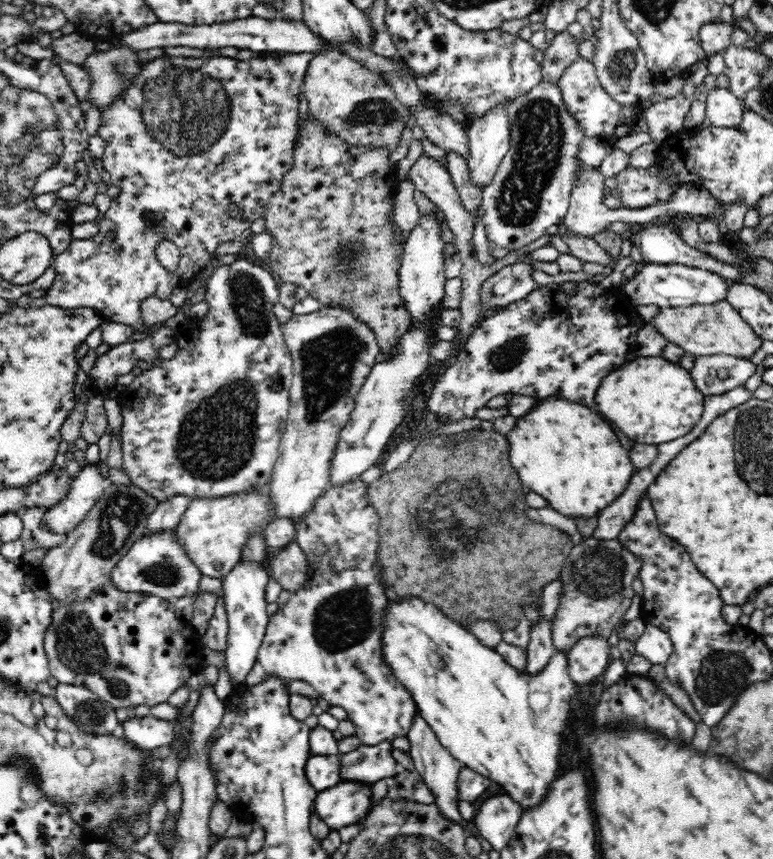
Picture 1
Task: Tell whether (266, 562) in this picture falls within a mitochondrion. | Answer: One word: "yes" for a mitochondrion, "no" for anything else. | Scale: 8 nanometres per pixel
no

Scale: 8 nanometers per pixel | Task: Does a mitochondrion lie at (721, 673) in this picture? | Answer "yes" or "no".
yes

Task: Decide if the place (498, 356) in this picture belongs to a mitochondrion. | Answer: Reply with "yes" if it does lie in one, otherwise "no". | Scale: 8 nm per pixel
yes

